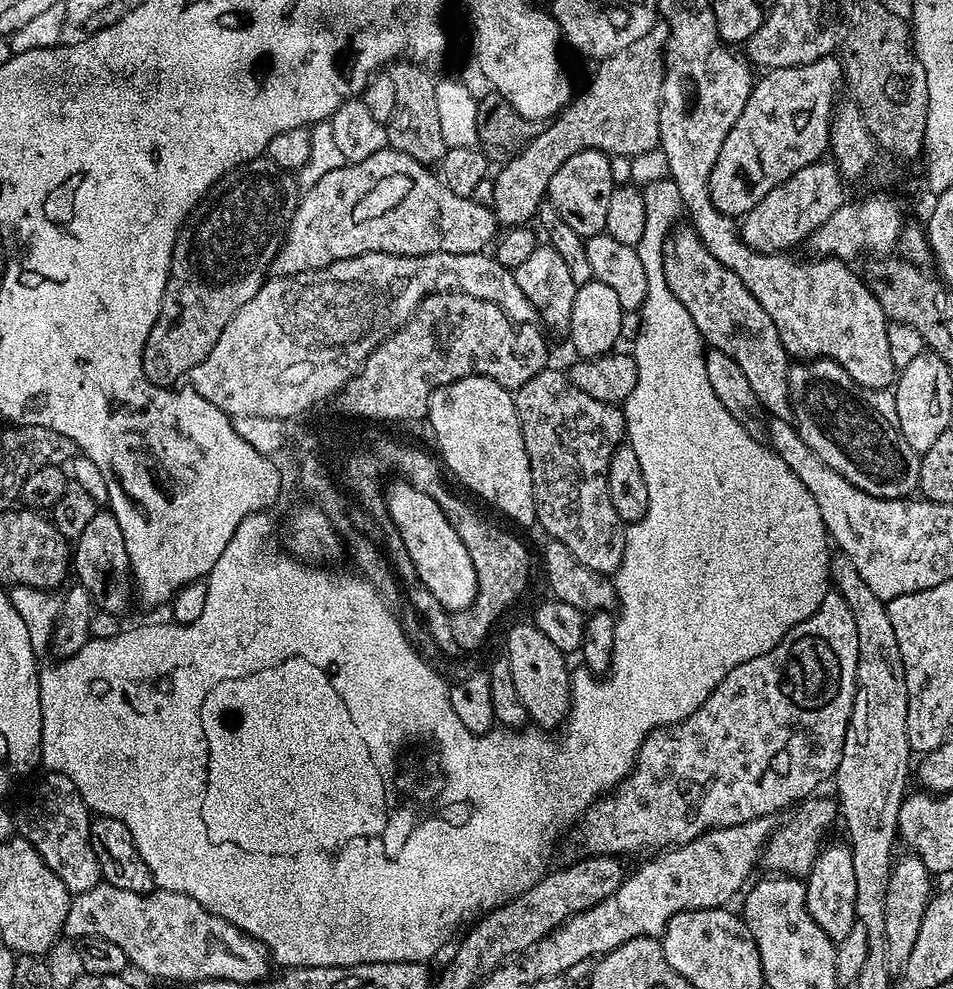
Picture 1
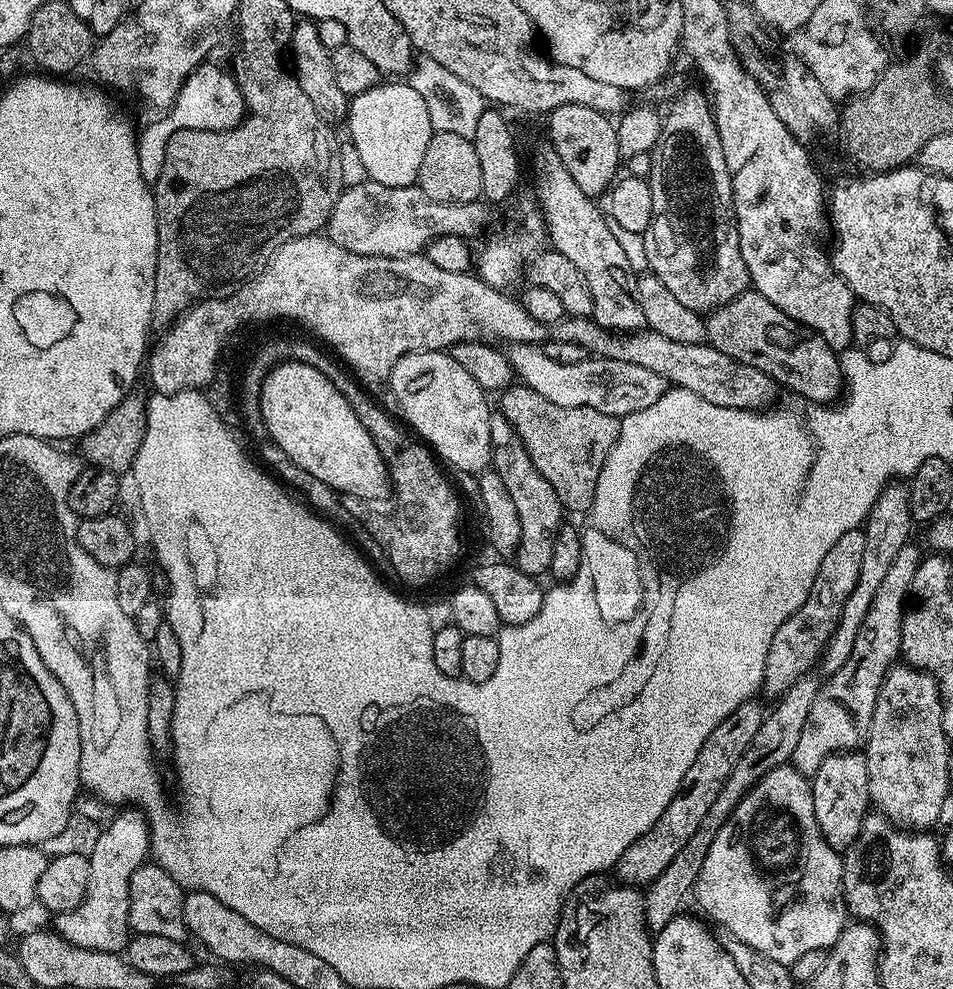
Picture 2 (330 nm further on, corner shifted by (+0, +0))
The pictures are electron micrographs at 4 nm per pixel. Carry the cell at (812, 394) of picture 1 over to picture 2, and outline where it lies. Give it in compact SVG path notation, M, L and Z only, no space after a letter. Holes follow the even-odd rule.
M743 292L738 298L707 313L706 323L707 343L738 362L746 362L746 366L762 370L777 385L784 387L785 384L790 391L812 400L808 402L816 406L828 406L841 399L846 385L838 353L818 333L782 314L782 310L762 293Z

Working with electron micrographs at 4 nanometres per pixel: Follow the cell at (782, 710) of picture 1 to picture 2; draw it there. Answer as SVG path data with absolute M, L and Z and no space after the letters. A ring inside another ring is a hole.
M860 528L842 534L842 538L826 550L826 558L822 558L822 566L818 566L818 574L814 578L814 586L810 586L806 602L802 602L800 609L778 626L778 634L774 634L774 642L770 642L762 685L763 691L768 691L772 698L783 696L786 689L817 667L826 642L830 642L830 634L834 634L838 614L842 614L842 606L846 606L846 598L850 598L850 594L854 594L854 586L858 586L858 570L862 570L862 553L865 550L866 538Z

